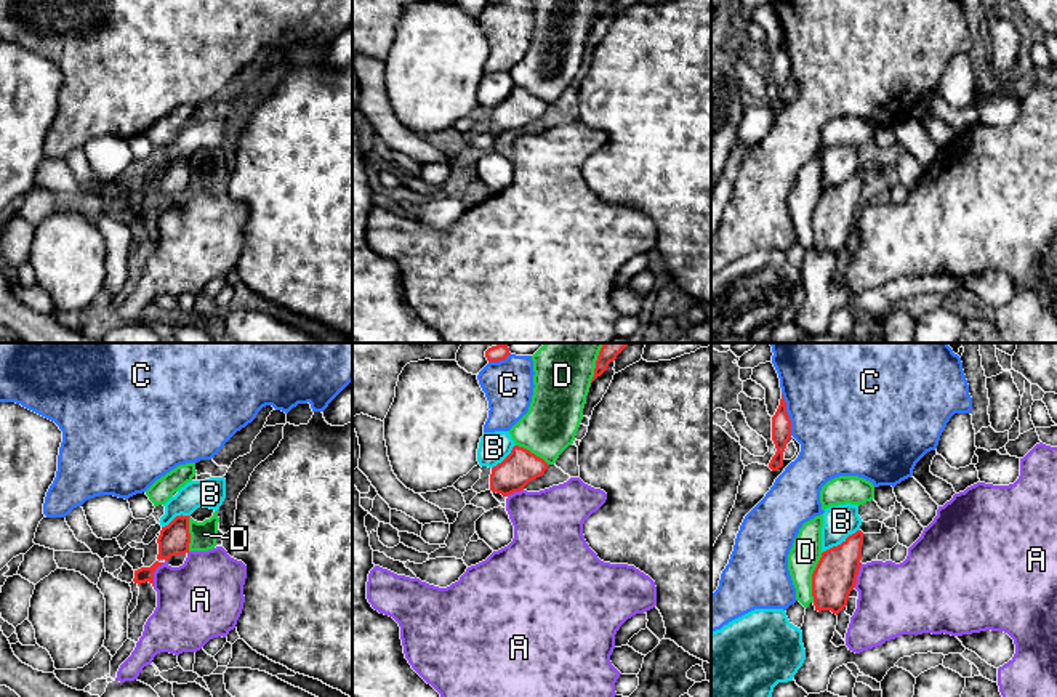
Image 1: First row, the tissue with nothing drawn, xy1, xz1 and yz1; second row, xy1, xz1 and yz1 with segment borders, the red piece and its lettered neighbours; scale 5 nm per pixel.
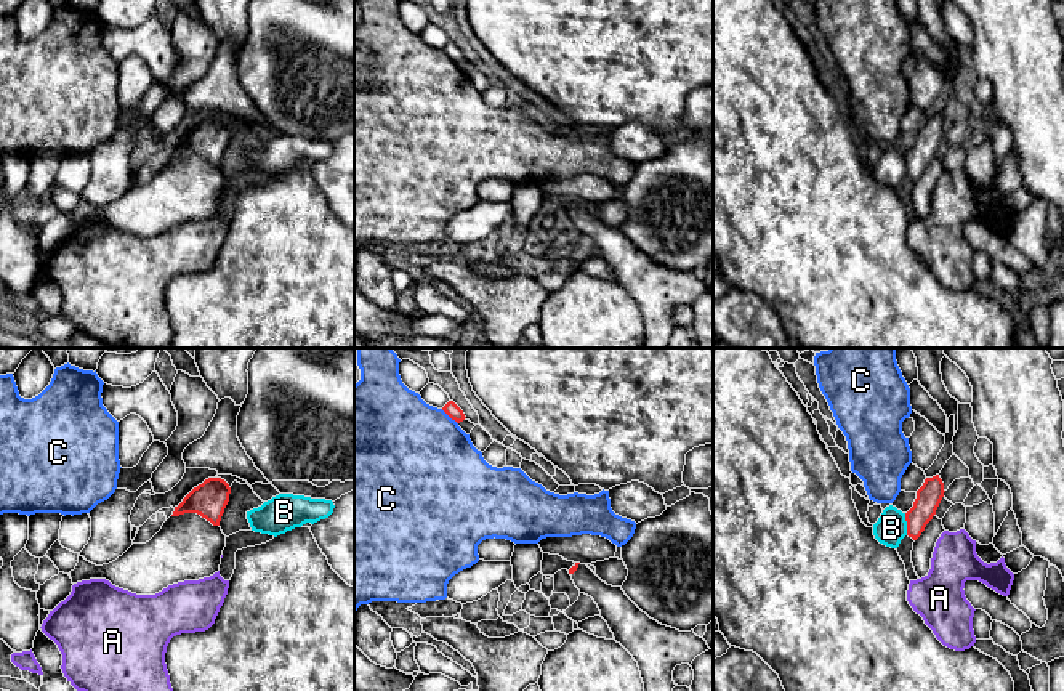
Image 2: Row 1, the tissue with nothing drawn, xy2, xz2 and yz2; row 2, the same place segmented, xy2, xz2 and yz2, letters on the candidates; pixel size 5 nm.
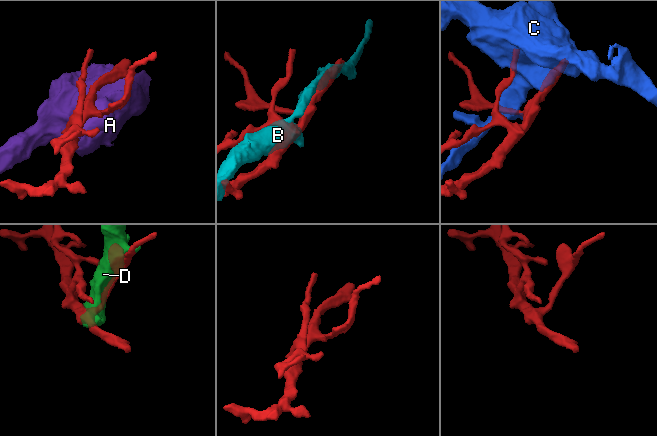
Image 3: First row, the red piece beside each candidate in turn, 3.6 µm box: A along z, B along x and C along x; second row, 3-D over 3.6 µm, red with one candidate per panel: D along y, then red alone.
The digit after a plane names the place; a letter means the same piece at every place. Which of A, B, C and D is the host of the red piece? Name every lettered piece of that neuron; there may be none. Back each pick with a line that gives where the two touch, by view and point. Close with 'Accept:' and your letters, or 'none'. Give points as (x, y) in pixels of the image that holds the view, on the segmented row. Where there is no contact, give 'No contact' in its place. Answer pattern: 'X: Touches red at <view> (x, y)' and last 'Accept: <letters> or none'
Accept: none

